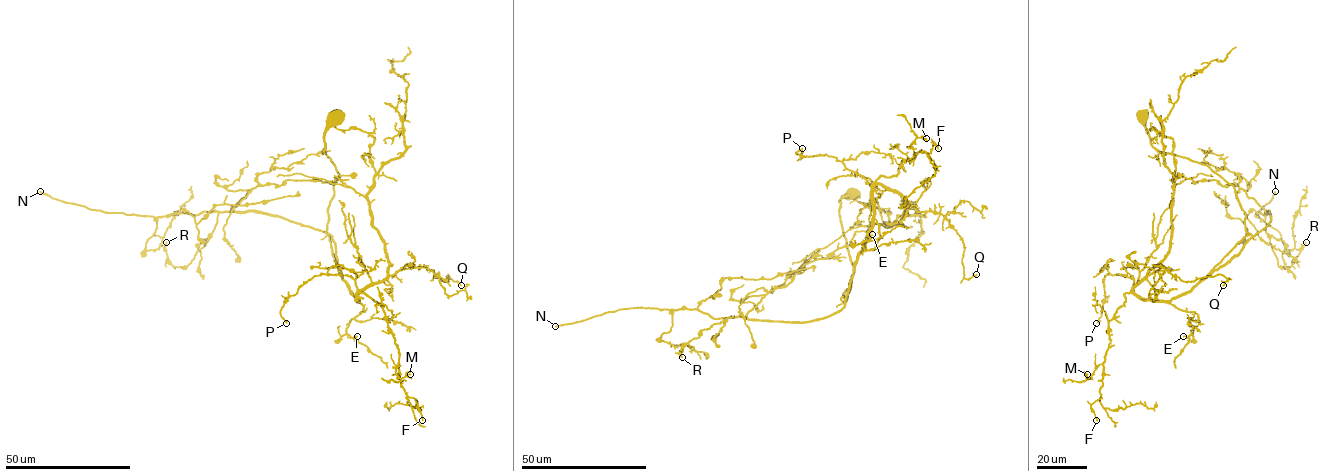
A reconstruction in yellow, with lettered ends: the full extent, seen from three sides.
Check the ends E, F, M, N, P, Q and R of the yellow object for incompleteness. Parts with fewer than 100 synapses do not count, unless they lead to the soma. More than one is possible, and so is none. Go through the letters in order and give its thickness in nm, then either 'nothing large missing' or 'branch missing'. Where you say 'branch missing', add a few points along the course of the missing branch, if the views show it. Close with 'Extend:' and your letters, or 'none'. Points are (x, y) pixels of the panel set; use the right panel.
E: 110 nm thick; nothing large missing
F: 110 nm thick; nothing large missing
M: 150 nm thick; nothing large missing
N: 190 nm thick; branch missing; missing branch runs (1275, 191), (1276, 187), (1283, 191), (1274, 186), (1243, 236), (1229, 231), (1231, 223), (1252, 209), (1214, 202)
P: 180 nm thick; nothing large missing
Q: 130 nm thick; nothing large missing
R: 190 nm thick; nothing large missing
Extend: N

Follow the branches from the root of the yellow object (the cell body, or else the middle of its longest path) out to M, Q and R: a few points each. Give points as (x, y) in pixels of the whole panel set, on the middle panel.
M: (852, 193), (839, 200), (854, 269), (844, 302), (873, 186), (926, 138)
Q: (852, 193), (839, 200), (854, 269), (843, 301), (877, 185), (940, 212), (962, 241), (964, 277), (976, 274)
R: (852, 193), (839, 200), (854, 269), (844, 302), (855, 265), (842, 308), (804, 322), (728, 317), (682, 357)

